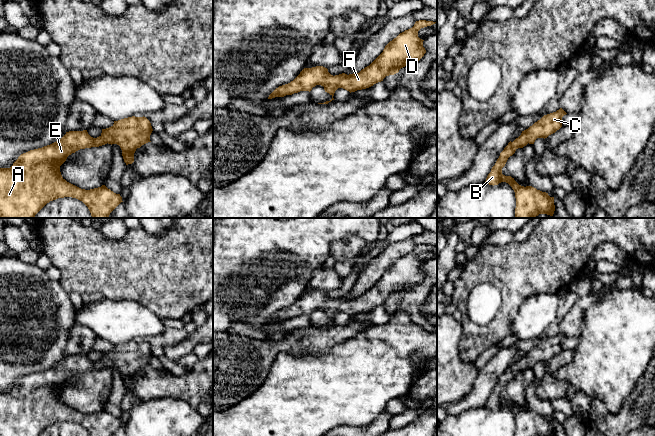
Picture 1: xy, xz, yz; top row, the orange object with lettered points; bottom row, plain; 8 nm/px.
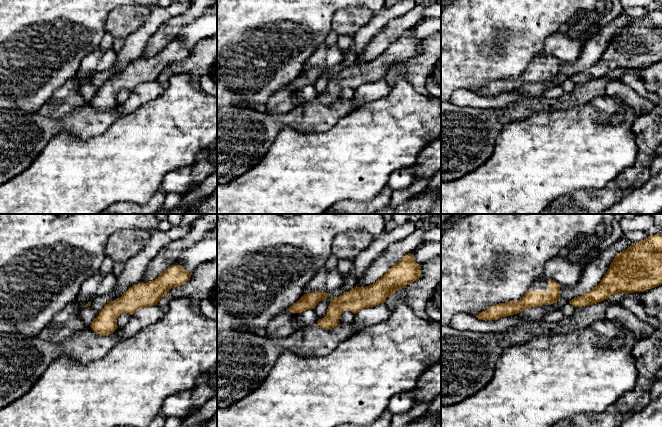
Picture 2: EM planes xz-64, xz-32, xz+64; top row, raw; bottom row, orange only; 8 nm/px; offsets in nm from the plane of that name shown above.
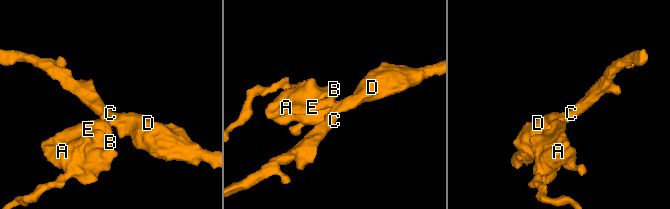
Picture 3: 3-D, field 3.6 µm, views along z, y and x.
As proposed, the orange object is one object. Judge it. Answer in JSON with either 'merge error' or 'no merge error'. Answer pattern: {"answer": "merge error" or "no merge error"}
{"answer": "no merge error"}

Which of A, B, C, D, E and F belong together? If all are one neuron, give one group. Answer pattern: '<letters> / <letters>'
A B C D E F

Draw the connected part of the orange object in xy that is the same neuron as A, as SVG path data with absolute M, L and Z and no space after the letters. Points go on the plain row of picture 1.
M128 341L118 345L106 353L102 353L99 361L91 361L87 354L69 355L56 366L42 372L21 378L10 392L0 392L0 436L39 436L47 427L58 422L72 421L82 425L90 436L112 436L122 425L105 409L85 414L67 406L61 399L60 390L67 381L80 373L99 371L105 368L117 368L122 374L126 389L134 386L137 372L151 366L153 353L146 341Z

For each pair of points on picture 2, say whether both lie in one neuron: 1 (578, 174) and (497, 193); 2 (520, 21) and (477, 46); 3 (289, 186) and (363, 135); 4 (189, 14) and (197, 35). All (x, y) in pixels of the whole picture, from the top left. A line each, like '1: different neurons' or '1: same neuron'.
1: same neuron
2: same neuron
3: same neuron
4: different neurons

